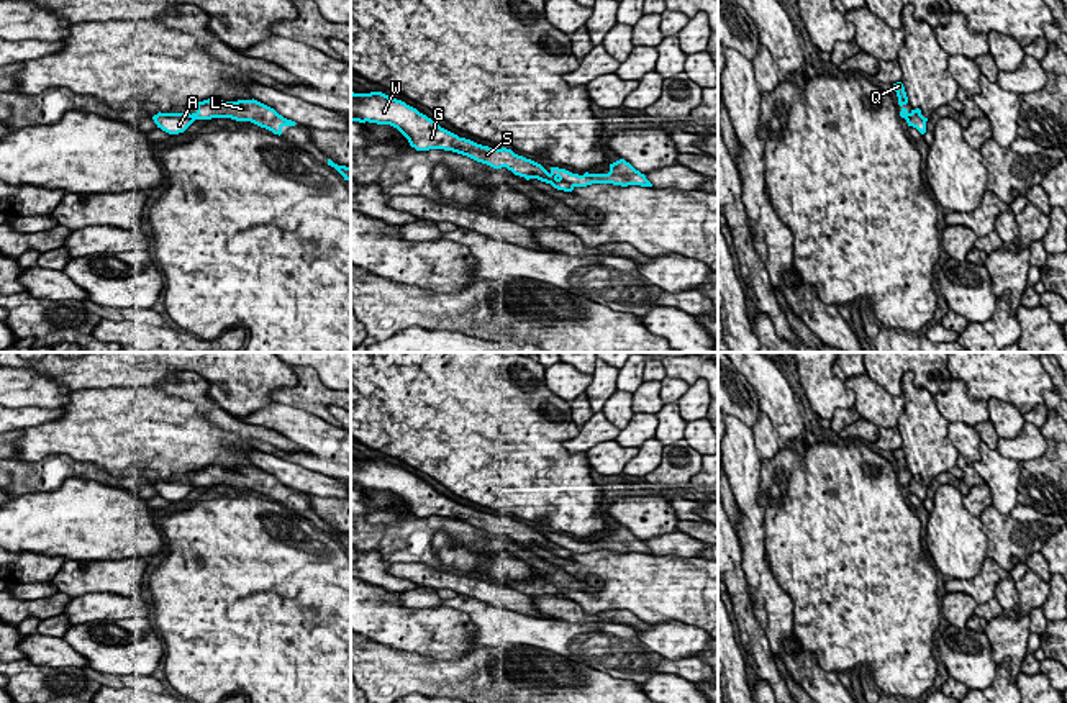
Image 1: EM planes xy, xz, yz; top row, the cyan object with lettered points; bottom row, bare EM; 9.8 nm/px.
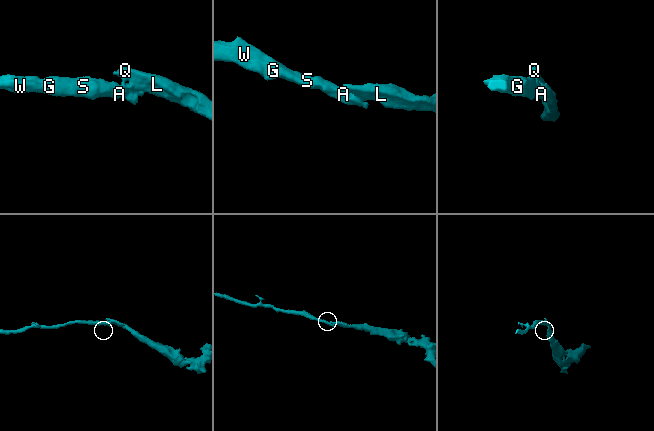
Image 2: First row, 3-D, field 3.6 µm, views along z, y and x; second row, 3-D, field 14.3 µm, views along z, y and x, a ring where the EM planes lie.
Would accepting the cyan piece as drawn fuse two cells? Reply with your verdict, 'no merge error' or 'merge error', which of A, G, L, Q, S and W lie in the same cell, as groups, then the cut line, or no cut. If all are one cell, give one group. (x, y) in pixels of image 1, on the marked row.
merge error; groups A G S W / L Q; cut xz (559, 177), (574, 185)

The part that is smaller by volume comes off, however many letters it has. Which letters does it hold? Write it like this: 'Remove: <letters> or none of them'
Remove: A, G, S, W

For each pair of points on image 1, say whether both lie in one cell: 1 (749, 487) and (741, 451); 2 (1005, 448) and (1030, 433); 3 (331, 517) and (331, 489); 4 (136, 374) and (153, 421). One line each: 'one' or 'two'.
1: one
2: one
3: two
4: two

